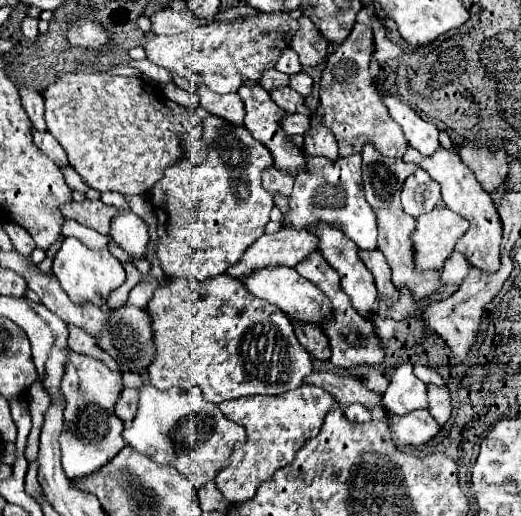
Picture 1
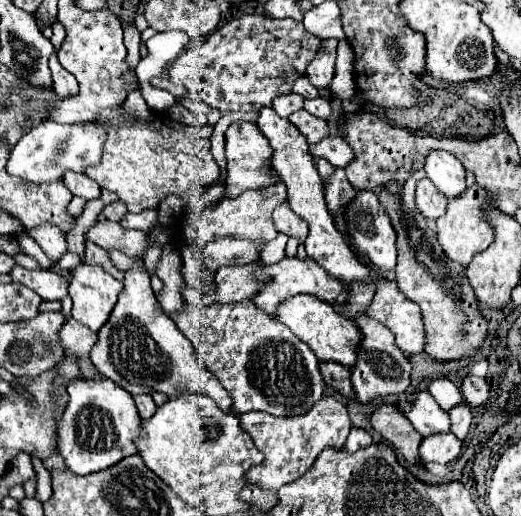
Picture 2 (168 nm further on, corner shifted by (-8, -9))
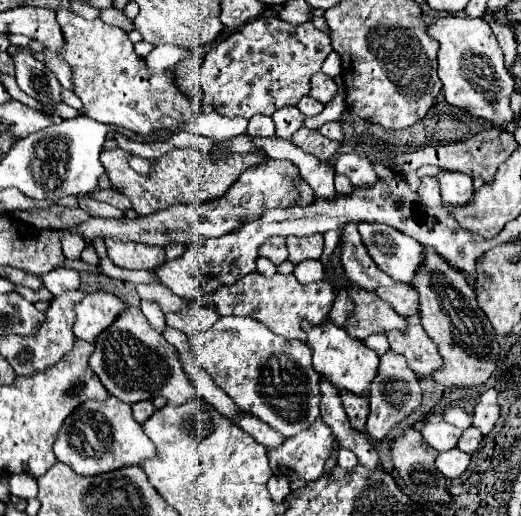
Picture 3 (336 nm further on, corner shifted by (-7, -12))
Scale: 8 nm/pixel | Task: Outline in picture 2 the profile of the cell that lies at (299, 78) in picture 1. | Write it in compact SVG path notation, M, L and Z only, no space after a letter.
M316 97L316 99L306 99L304 101L304 109L308 113L312 113L314 117L320 119L328 119L330 117L330 103L324 97Z

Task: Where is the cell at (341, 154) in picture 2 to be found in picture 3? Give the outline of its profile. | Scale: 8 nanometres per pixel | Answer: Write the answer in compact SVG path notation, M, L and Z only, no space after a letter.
M341 154L335 162L335 172L345 174L355 188L371 188L379 180L373 164L357 154Z

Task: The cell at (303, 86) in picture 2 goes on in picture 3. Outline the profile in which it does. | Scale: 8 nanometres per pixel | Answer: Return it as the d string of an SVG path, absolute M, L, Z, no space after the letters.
M305 96L303 100L299 100L297 108L299 108L301 114L305 114L305 116L317 116L317 114L323 110L323 106L321 106L315 98L311 98L311 96Z

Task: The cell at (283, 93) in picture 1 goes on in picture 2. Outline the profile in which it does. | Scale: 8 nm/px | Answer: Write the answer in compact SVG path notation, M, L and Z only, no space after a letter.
M298 109L294 111L290 117L290 123L294 123L298 127L298 131L312 143L312 141L320 141L320 137L328 135L328 125L326 121L312 117L306 109Z

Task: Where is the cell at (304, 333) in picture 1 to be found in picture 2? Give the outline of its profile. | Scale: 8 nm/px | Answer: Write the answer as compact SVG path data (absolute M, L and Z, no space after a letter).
M320 361L320 373L322 373L326 385L334 387L338 393L342 393L346 397L354 397L348 367L336 365L336 361Z

